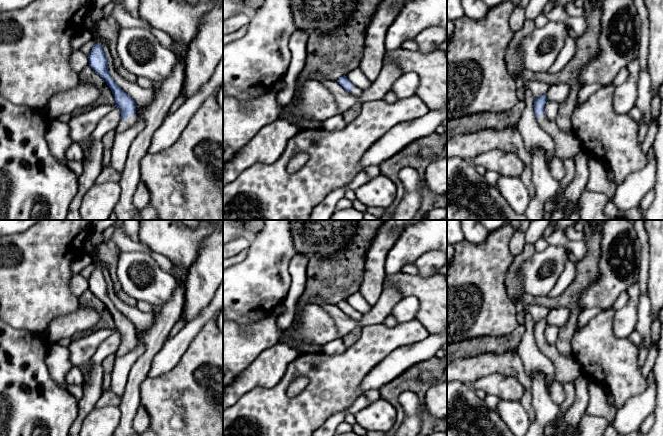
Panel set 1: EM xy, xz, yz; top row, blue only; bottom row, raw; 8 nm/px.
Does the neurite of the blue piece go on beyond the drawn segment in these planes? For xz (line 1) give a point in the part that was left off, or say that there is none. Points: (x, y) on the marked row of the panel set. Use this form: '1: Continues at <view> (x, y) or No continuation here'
1: Continues at xz (355, 91)

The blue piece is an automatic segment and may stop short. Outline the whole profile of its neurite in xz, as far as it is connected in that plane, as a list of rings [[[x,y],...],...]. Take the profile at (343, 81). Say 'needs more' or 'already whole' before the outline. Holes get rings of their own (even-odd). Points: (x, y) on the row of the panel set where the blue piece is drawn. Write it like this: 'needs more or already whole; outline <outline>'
needs more; outline [[[343,76],[337,80],[337,82],[349,93],[354,96],[360,96],[362,94],[362,90],[354,86],[347,76]]]

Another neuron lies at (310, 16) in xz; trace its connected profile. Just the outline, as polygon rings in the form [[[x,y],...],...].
[[[292,0],[295,28],[311,32],[335,32],[353,16],[358,0]]]

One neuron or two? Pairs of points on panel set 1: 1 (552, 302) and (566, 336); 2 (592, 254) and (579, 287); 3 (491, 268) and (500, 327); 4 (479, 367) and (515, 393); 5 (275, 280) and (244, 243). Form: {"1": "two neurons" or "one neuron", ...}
{"1": "one neuron", "2": "one neuron", "3": "one neuron", "4": "two neurons", "5": "two neurons"}

